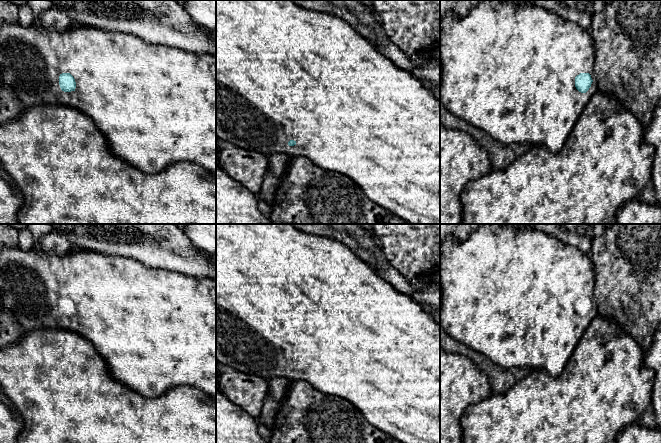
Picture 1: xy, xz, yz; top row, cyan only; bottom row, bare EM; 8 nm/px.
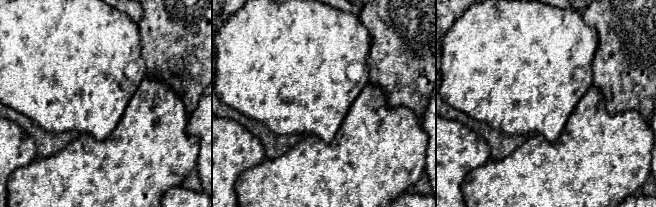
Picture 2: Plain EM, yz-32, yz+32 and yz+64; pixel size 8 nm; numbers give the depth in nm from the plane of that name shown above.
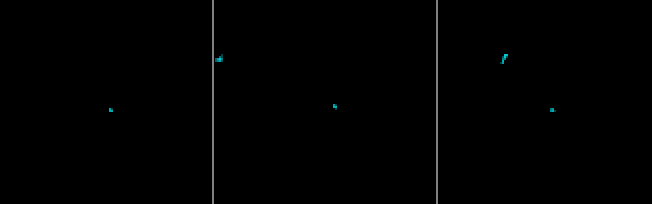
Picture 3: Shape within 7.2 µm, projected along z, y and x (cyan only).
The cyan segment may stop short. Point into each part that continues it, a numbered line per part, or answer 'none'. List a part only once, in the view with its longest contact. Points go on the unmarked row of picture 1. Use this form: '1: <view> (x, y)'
1: xy (156, 329)

